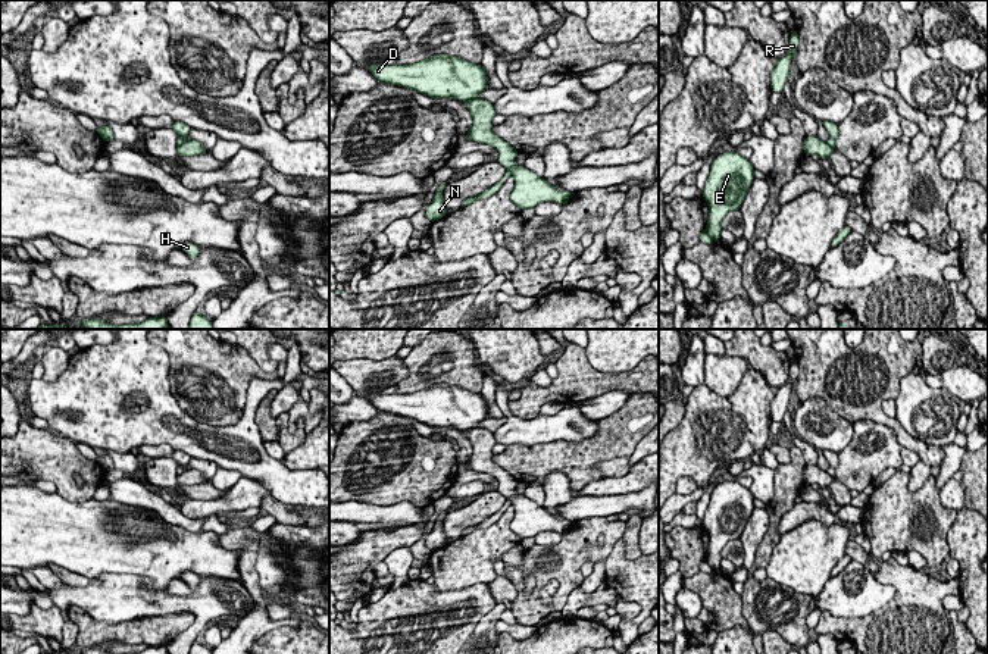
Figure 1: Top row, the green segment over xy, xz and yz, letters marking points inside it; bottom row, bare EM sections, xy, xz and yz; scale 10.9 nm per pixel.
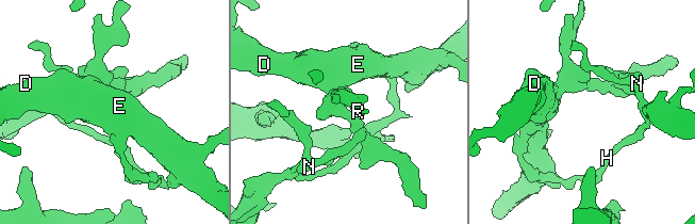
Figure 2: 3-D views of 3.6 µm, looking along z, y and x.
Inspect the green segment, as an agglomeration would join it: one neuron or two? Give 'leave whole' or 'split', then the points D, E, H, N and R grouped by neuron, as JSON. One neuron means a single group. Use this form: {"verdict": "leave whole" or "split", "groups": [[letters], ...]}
{"verdict": "split", "groups": [["D", "E", "R"], ["H", "N"]]}

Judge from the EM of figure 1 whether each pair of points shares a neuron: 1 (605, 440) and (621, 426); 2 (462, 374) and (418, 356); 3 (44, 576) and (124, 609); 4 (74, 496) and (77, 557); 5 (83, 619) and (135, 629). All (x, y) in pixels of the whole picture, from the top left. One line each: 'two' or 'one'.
1: one
2: one
3: two
4: two
5: one

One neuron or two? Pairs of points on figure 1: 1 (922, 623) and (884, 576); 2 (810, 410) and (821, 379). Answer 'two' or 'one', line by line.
1: one
2: two

